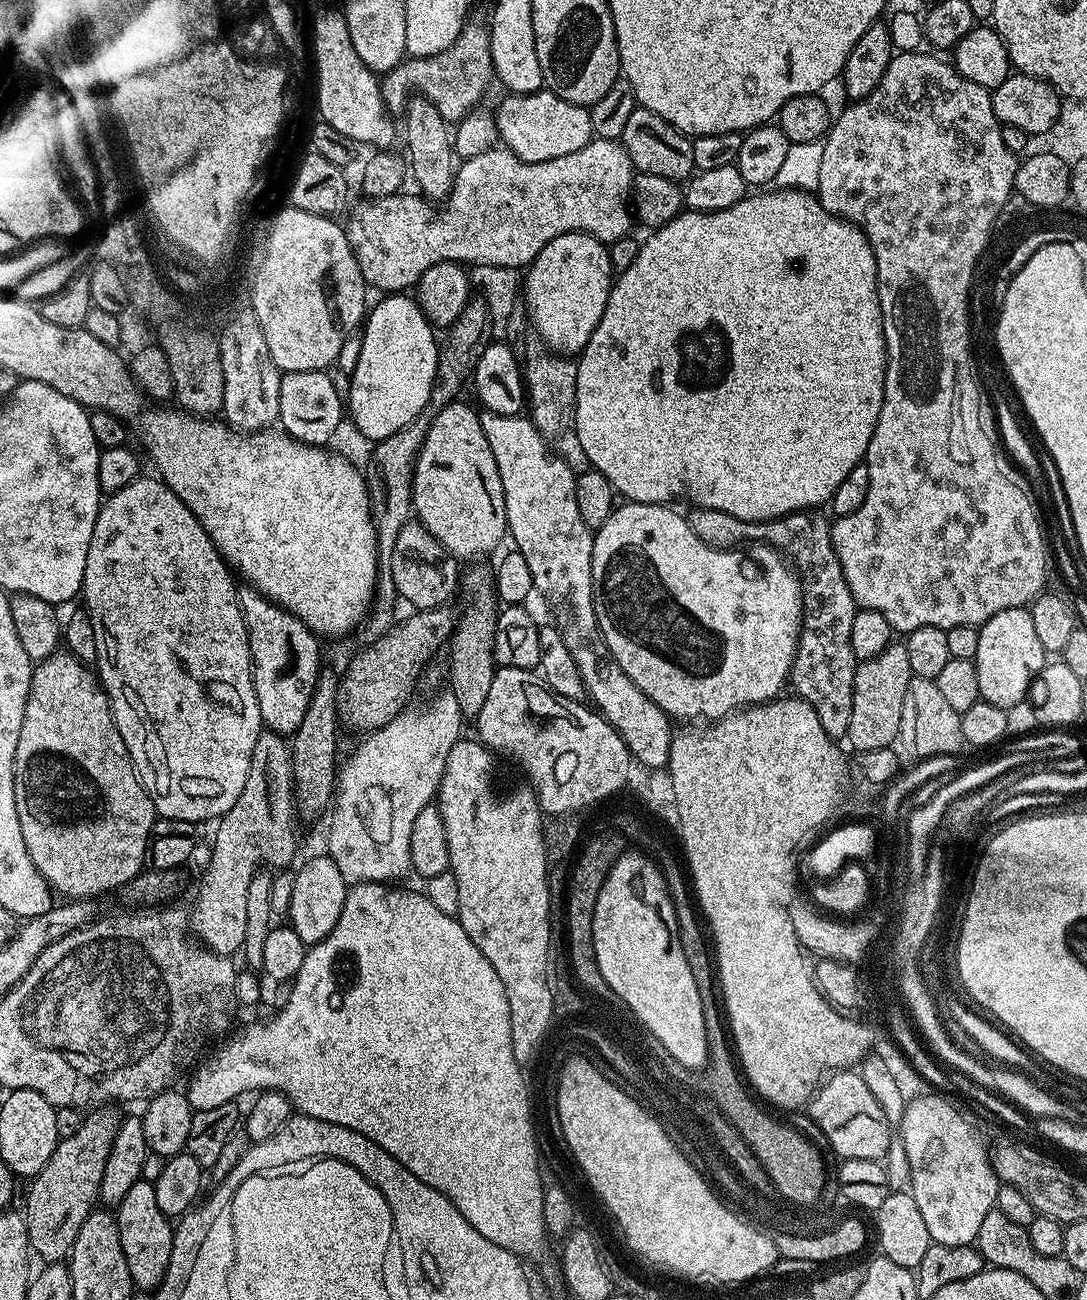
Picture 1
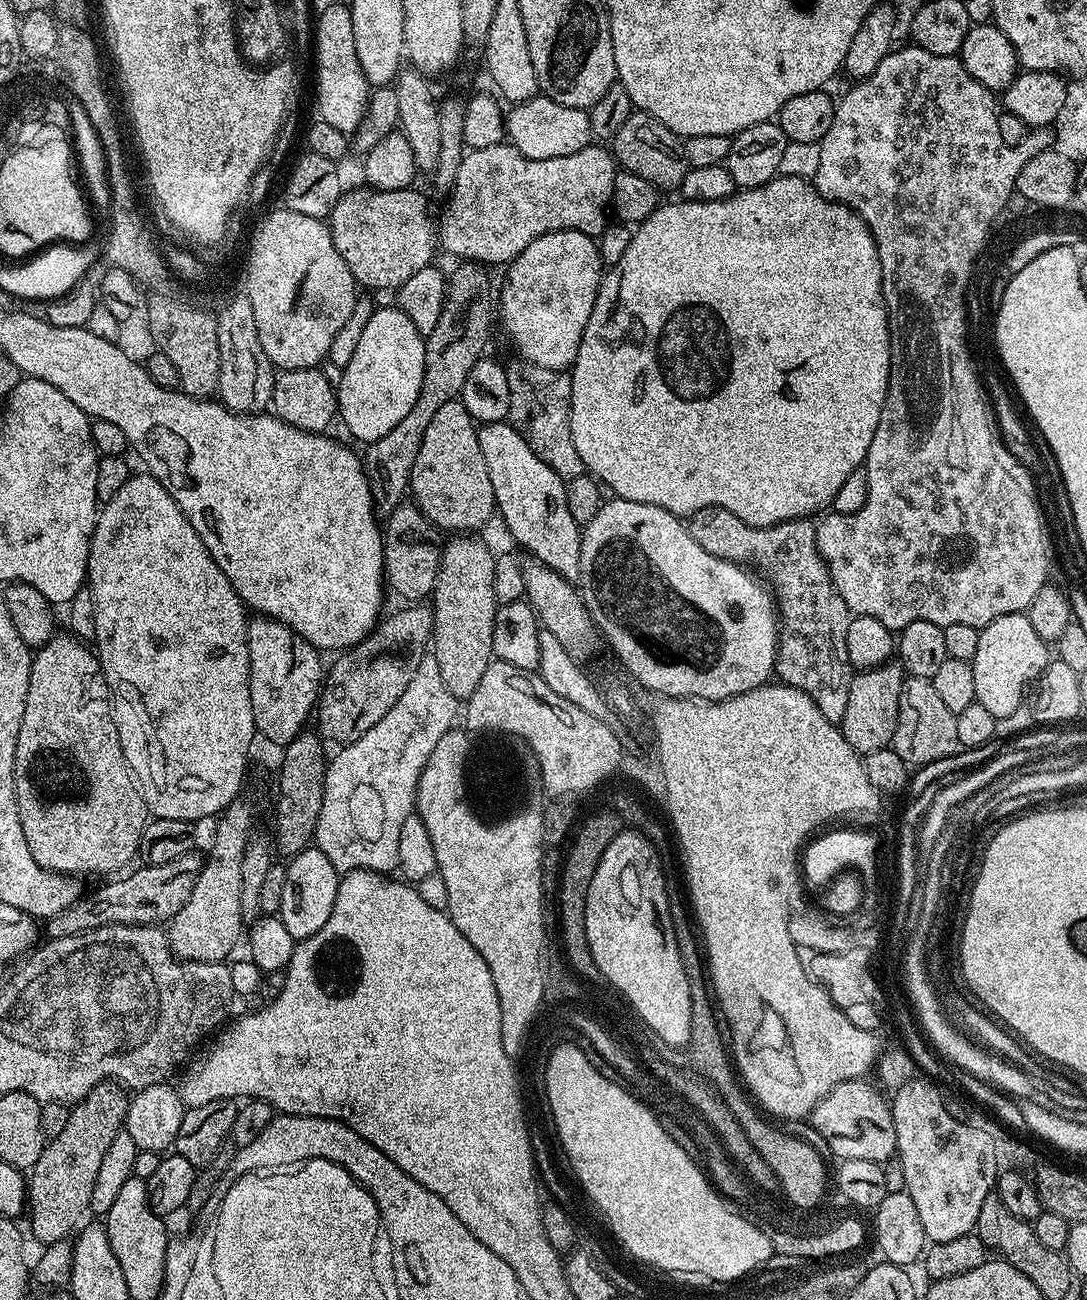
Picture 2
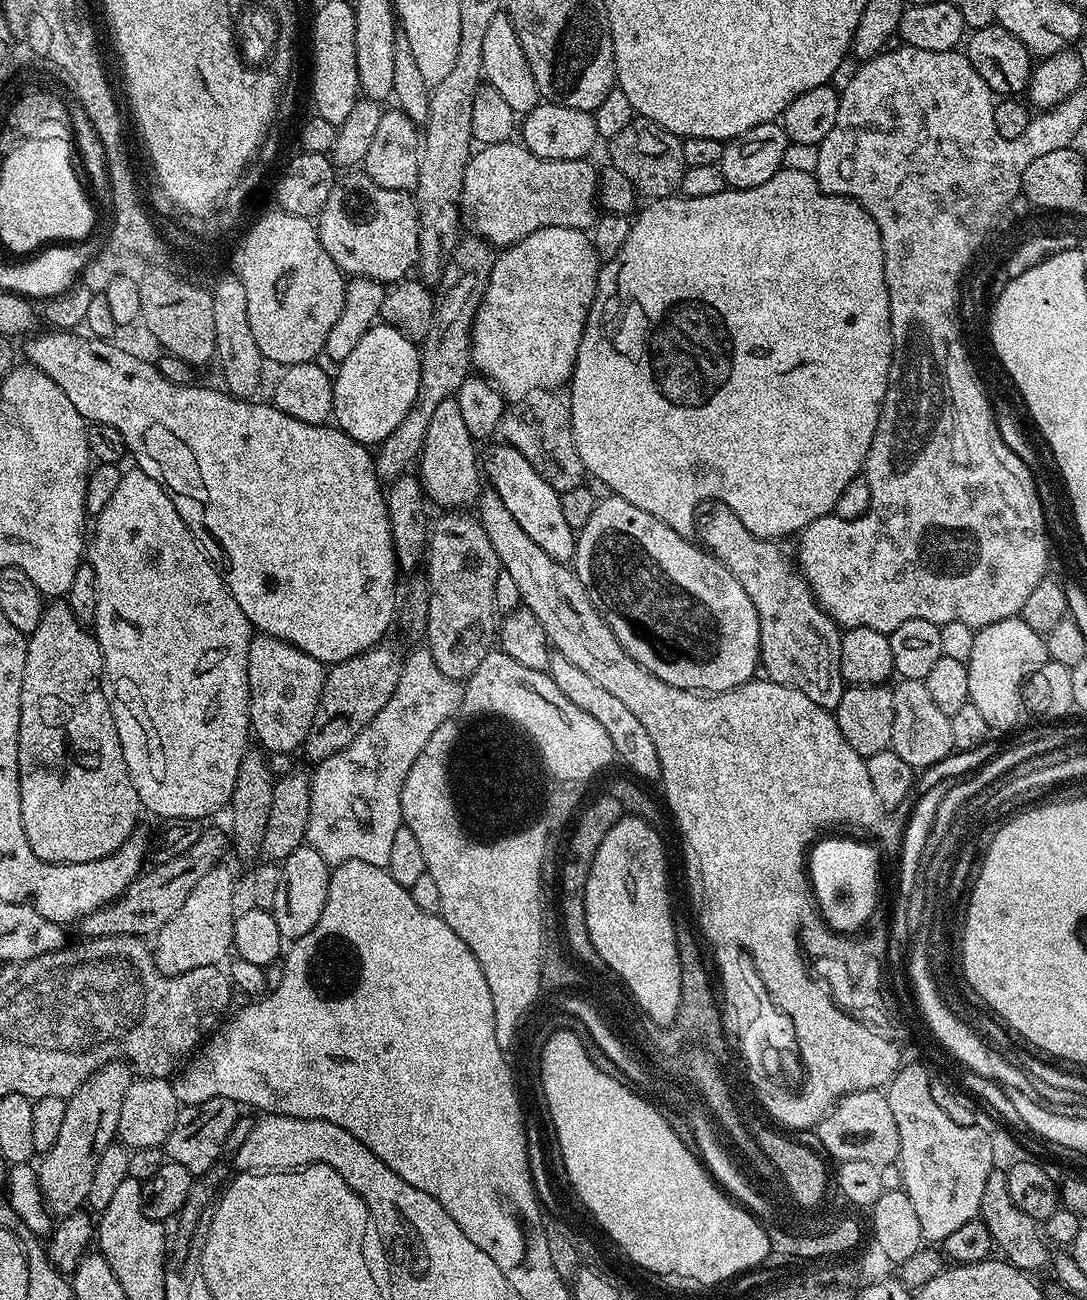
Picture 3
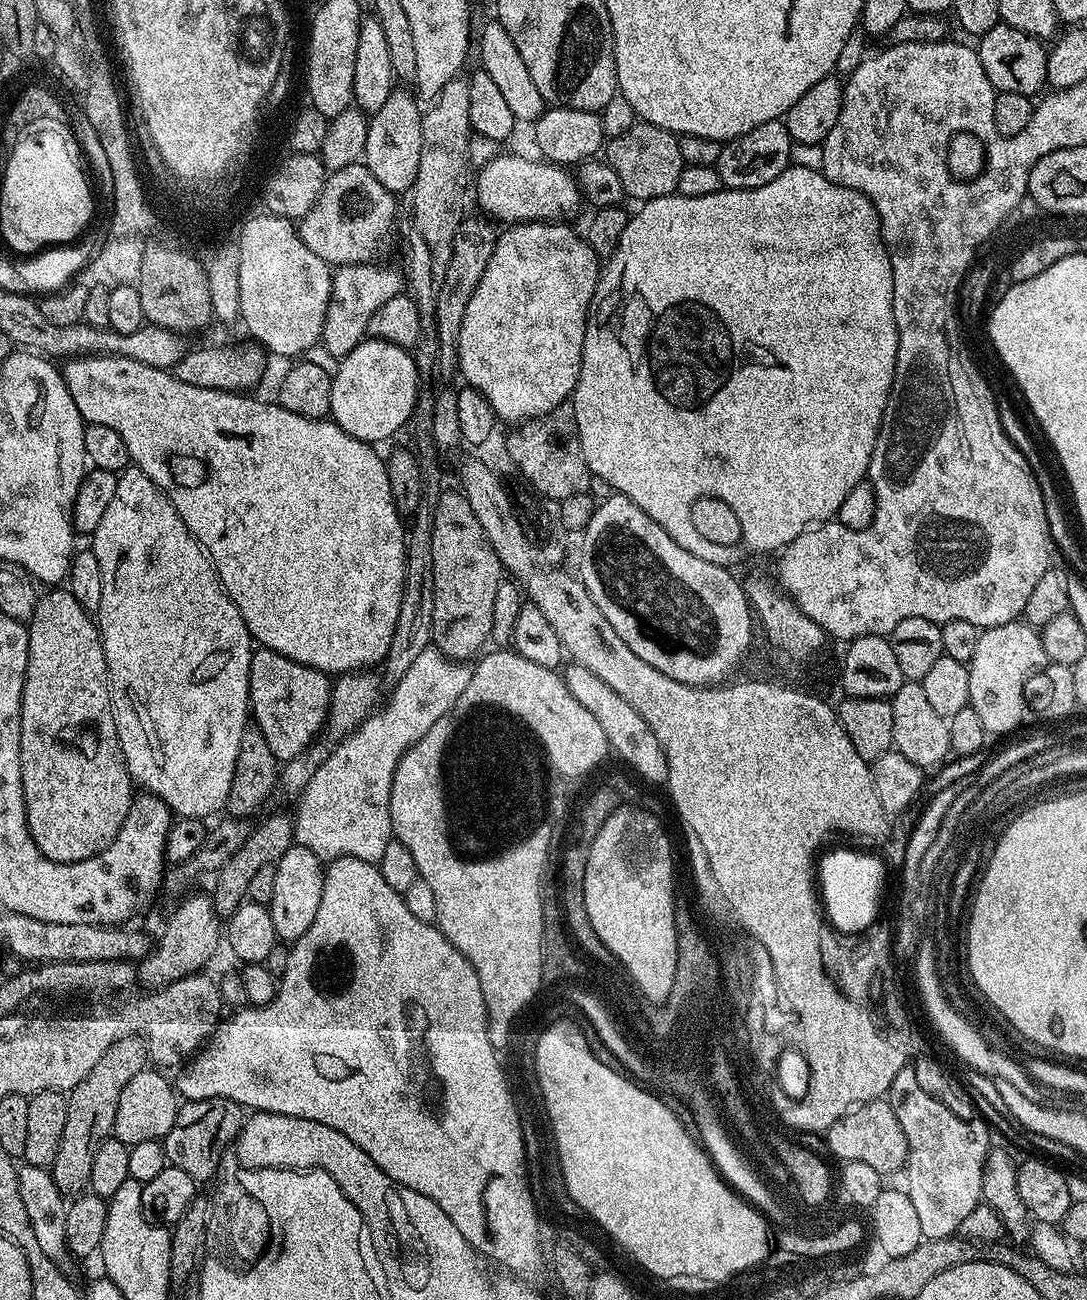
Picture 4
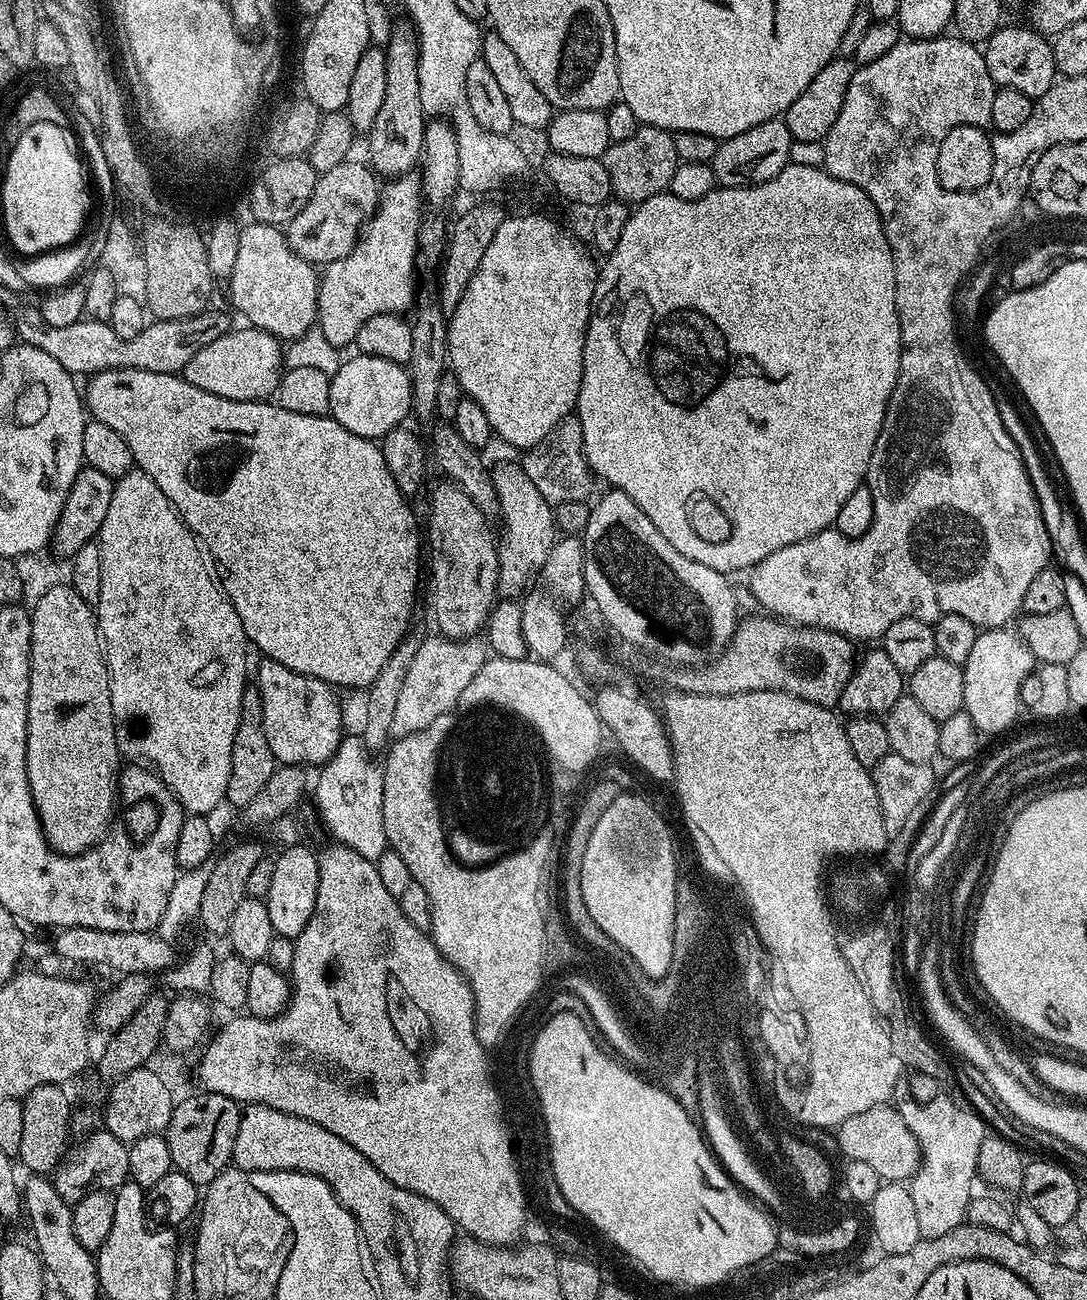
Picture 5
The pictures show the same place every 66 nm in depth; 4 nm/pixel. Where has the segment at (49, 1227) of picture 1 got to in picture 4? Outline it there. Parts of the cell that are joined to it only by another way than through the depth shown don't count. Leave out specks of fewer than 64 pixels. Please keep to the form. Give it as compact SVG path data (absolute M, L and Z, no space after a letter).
M143 1039L115 1040L110 1050L106 1050L106 1054L102 1054L100 1061L95 1064L94 1070L90 1070L90 1074L86 1074L86 1078L82 1078L82 1082L78 1082L78 1086L74 1086L67 1093L66 1127L62 1130L58 1158L54 1158L50 1169L60 1192L80 1194L89 1187L94 1154L98 1154L102 1142L113 1135L114 1118L118 1114L118 1098L122 1098L122 1090L126 1090L130 1078L145 1071L148 1059L148 1049Z

